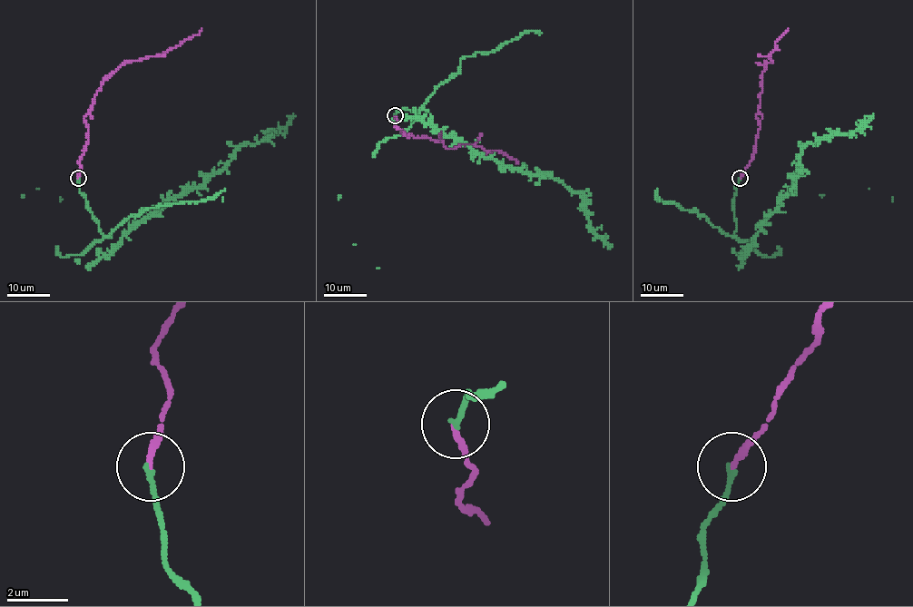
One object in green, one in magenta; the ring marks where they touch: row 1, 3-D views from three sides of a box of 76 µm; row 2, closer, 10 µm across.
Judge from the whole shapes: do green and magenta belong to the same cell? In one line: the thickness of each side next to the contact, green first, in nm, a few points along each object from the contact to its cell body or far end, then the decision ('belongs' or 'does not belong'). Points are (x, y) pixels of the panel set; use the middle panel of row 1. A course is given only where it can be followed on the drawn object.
150 nm thick on the green side, 200 nm on the other; green runs (395, 115), (419, 109), (414, 119), (476, 151), (561, 181), (583, 199), (588, 226), (611, 248); magenta runs (395, 115), (404, 135), (400, 132), (439, 140), (446, 148), (476, 144), (518, 163); belongs

